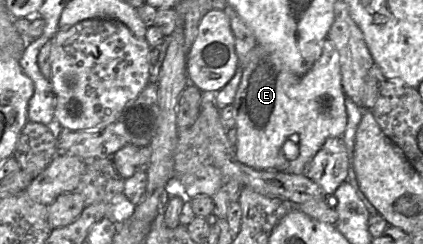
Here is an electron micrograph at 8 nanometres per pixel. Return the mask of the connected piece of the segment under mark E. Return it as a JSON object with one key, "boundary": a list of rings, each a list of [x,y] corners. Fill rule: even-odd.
{"boundary":[[[325,39],[321,43],[322,52],[320,57],[313,64],[312,68],[303,76],[297,76],[291,73],[281,62],[281,60],[276,56],[274,52],[271,52],[268,47],[257,44],[247,56],[247,63],[240,65],[242,67],[242,78],[240,80],[233,105],[236,109],[236,121],[235,127],[237,130],[237,142],[234,144],[237,159],[248,167],[256,170],[266,170],[266,171],[283,171],[289,166],[289,161],[297,159],[301,163],[307,165],[311,162],[315,154],[320,150],[324,142],[328,138],[332,137],[342,137],[344,134],[346,124],[347,124],[347,114],[345,108],[345,94],[342,89],[341,82],[341,71],[339,64],[339,53],[335,48],[334,44],[329,39]],[[292,138],[292,142],[296,143],[298,147],[298,156],[295,159],[289,159],[285,156],[283,152],[284,144]]]}

